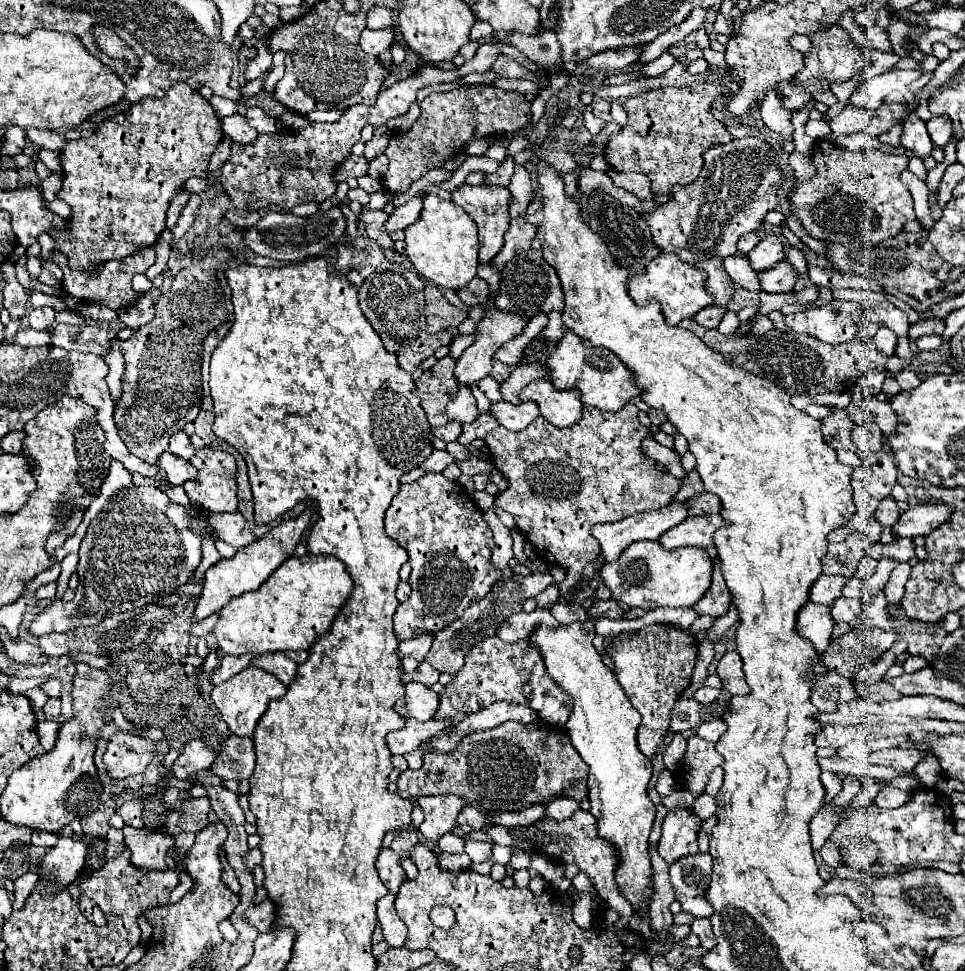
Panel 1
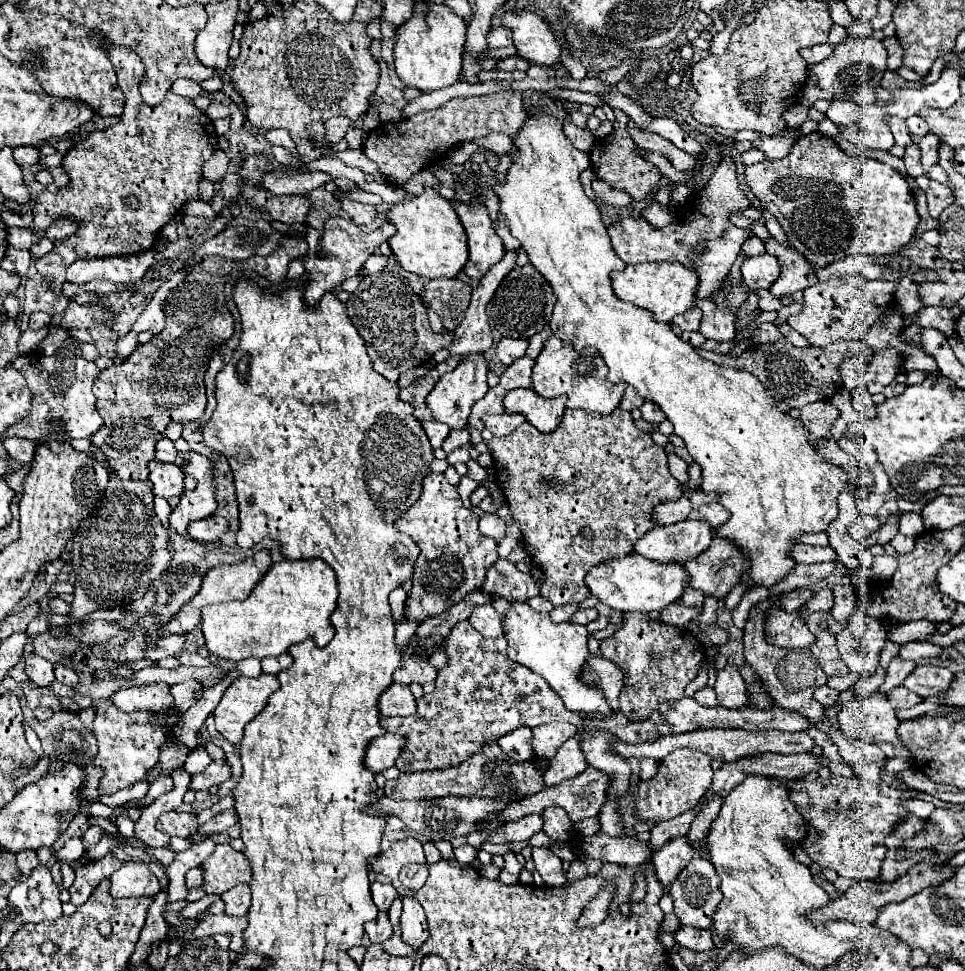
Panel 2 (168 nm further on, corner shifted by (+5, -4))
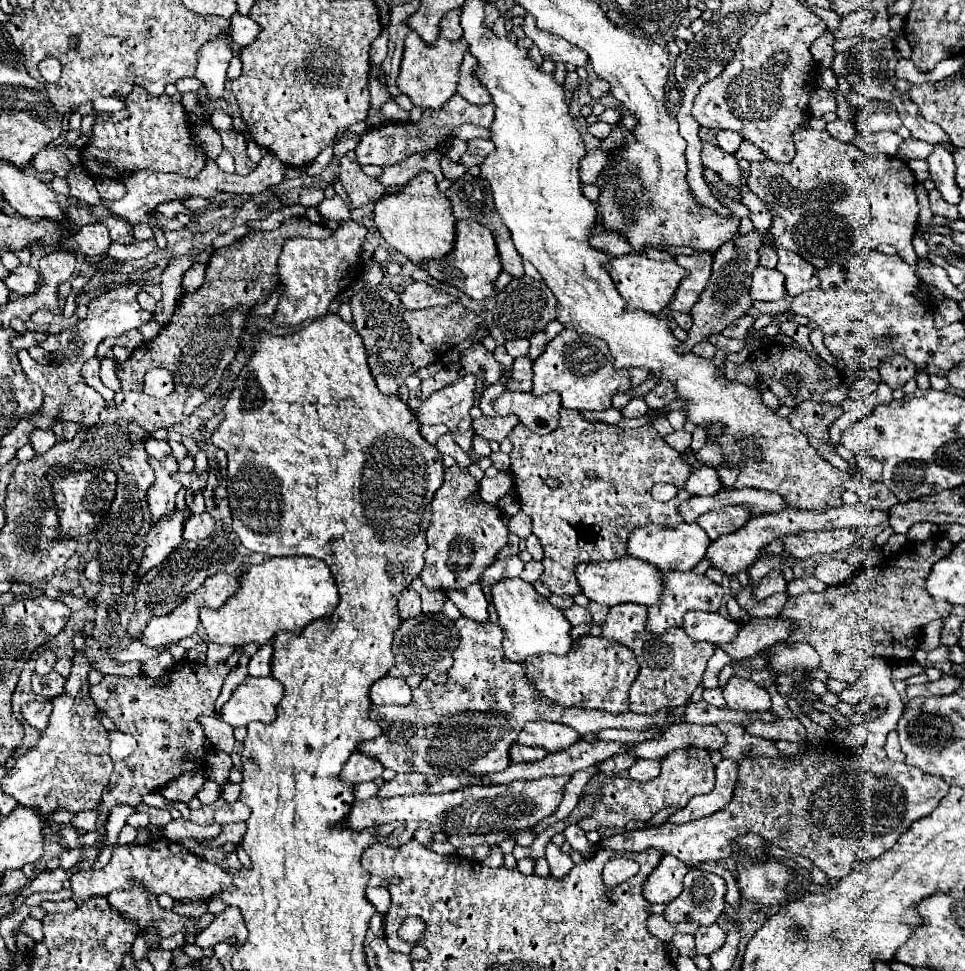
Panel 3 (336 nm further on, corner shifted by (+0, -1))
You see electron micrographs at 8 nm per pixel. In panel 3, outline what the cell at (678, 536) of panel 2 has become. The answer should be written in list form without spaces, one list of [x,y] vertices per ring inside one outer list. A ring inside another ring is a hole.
[[[679,523],[677,527],[645,525],[635,529],[627,543],[629,553],[633,557],[653,563],[661,571],[691,571],[705,557],[709,545],[711,545],[709,535],[697,523]]]

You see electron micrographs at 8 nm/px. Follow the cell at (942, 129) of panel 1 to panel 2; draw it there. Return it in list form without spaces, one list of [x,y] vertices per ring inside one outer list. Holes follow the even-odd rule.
[[[932,132],[922,138],[922,142],[920,142],[920,150],[922,150],[920,162],[922,162],[924,172],[928,172],[930,166],[938,164],[938,144],[940,144],[940,140]]]

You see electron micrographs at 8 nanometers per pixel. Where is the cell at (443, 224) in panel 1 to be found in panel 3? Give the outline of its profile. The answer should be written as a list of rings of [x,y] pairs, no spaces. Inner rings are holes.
[[[419,173],[401,193],[383,195],[375,203],[373,221],[385,243],[389,243],[393,249],[417,265],[423,265],[431,259],[441,259],[453,251],[457,219],[453,217],[449,199],[437,189],[433,173]]]

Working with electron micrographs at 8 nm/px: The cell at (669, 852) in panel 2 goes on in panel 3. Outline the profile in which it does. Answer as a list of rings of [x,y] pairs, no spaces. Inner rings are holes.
[[[663,855],[659,867],[645,881],[643,895],[651,903],[669,903],[683,891],[683,877],[689,867],[677,857]]]

